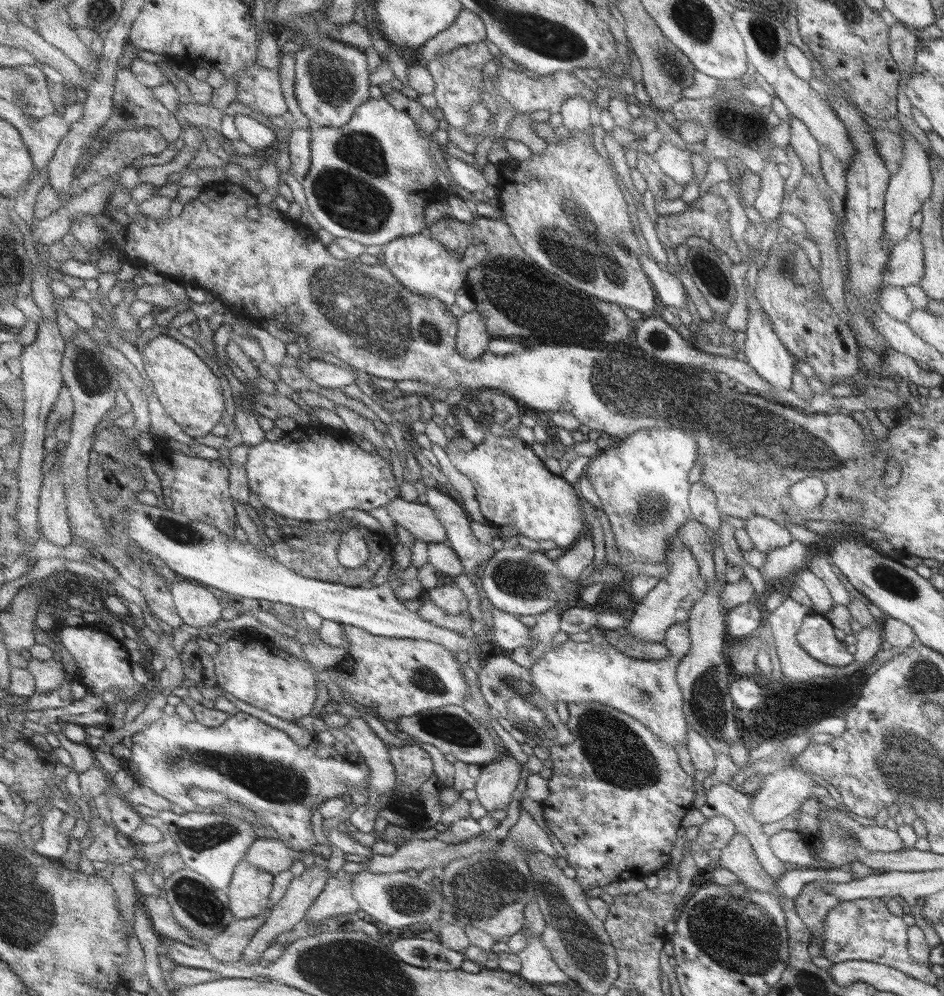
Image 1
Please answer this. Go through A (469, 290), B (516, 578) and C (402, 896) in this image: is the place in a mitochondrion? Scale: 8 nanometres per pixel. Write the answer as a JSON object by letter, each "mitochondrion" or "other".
{"A":"other","B":"mitochondrion","C":"mitochondrion"}

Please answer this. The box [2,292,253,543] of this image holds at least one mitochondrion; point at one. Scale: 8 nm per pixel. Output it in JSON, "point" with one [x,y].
{"point":[89,373]}

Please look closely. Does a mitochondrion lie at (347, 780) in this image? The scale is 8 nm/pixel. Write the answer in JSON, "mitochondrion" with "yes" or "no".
{"mitochondrion":"no"}

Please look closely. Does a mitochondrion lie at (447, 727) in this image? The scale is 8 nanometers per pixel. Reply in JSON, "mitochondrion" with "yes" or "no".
{"mitochondrion":"yes"}

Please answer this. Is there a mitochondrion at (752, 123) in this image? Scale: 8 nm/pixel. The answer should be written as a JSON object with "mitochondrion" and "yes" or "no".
{"mitochondrion":"no"}

